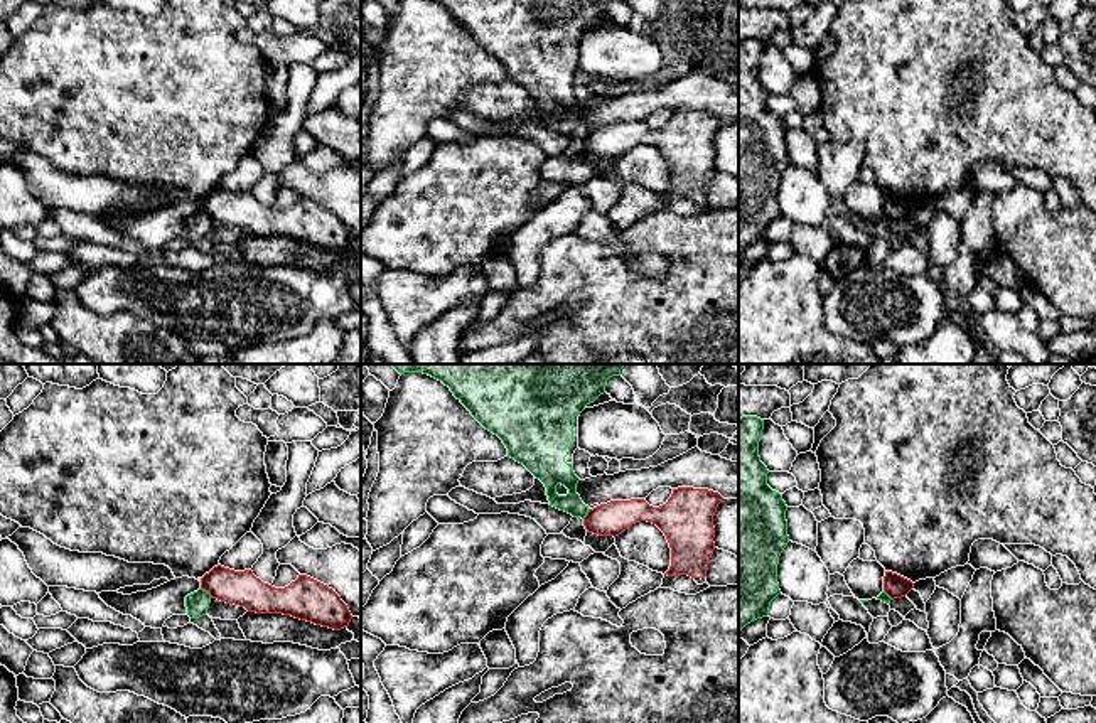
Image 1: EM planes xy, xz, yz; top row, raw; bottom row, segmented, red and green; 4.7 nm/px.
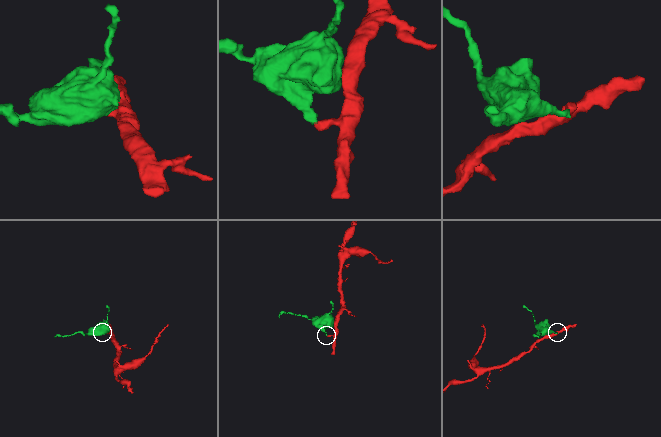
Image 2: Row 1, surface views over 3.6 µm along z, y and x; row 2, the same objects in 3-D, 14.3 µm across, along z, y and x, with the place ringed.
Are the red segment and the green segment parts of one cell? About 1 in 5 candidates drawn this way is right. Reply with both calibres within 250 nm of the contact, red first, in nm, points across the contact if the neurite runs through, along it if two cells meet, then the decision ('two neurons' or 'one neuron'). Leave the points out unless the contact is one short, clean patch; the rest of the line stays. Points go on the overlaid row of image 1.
170/110 nm | along xy (201, 587), (211, 597) | two neurons

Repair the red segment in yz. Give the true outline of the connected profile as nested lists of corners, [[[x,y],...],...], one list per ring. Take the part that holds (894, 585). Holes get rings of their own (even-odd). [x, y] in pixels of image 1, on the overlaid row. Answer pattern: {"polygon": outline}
{"polygon": [[[885,571],[884,592],[894,600],[905,597],[914,588],[914,583],[897,573]]]}

